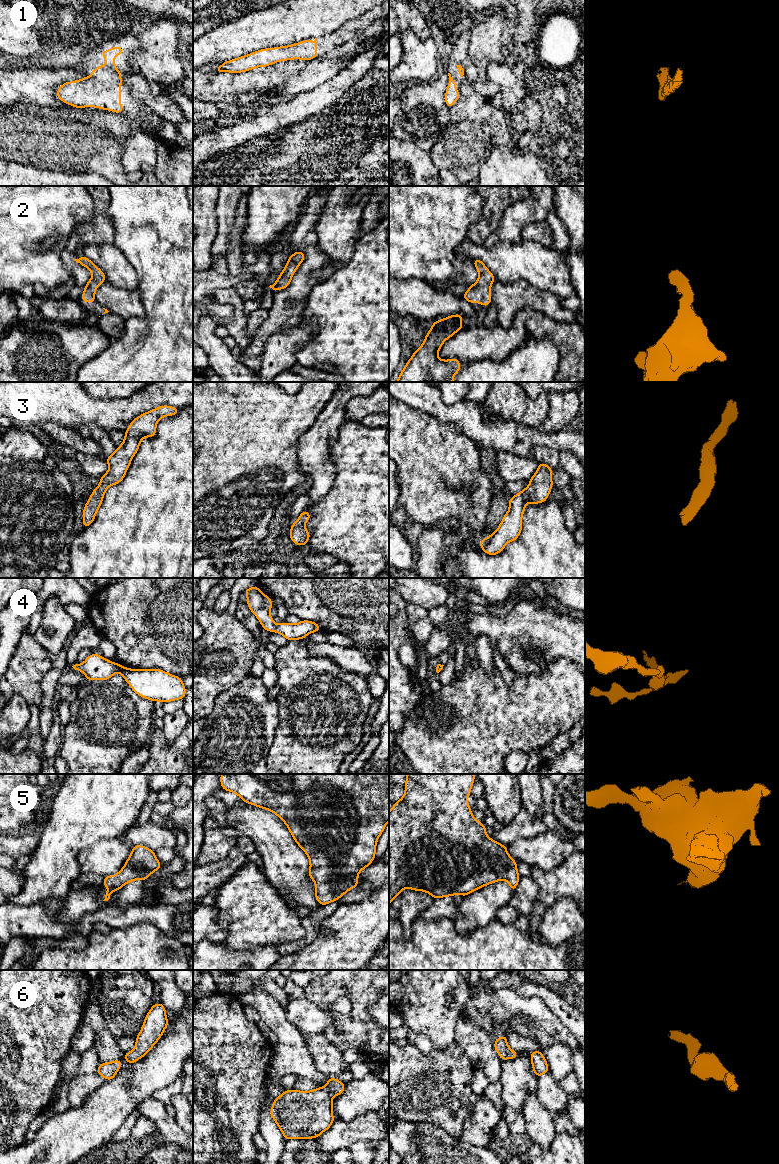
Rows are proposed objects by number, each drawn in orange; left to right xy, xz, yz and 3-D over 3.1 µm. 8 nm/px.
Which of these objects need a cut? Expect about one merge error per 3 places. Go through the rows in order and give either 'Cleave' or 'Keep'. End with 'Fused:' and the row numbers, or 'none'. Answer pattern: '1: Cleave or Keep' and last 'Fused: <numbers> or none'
1: Keep
2: Keep
3: Keep
4: Keep
5: Keep
6: Keep
Fused: none

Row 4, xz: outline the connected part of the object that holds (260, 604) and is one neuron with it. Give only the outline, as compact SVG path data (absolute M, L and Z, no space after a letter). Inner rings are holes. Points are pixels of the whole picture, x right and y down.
M257 585L244 590L244 593L247 596L247 605L251 612L260 621L263 629L269 632L279 633L291 641L304 639L310 633L322 631L317 623L307 620L301 620L297 624L282 622L276 626L269 613L271 607L274 606L270 597L263 594Z

